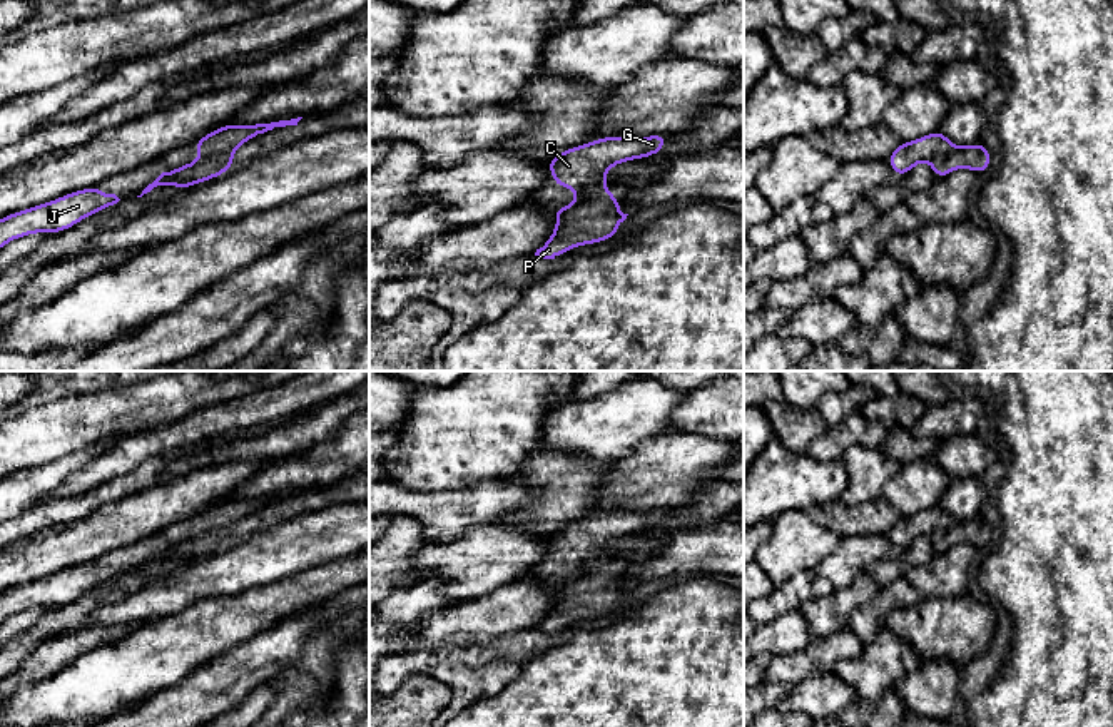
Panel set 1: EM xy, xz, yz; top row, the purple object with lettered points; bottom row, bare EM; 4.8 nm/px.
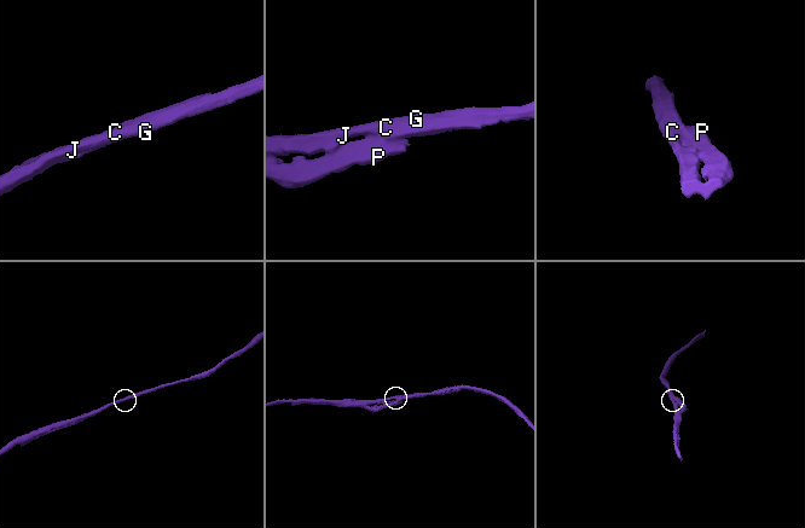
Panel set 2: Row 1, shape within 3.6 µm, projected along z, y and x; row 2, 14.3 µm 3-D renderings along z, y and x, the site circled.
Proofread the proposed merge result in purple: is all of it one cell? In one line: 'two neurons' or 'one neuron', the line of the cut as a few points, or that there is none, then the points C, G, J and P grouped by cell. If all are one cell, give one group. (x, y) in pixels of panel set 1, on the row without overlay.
two neurons; cut xz (604, 557), (590, 562), (577, 575); groups C G J / P

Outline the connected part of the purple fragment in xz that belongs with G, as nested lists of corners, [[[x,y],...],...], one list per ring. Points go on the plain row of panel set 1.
[[[667,508],[600,511],[556,528],[548,535],[548,545],[556,562],[572,562],[575,575],[582,575],[588,563],[605,558],[605,548],[613,540],[655,530],[663,525],[665,516]]]

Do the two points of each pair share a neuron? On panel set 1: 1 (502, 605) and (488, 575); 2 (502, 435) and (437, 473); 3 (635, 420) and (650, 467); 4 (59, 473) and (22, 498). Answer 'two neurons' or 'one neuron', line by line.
1: two neurons
2: one neuron
3: two neurons
4: one neuron

